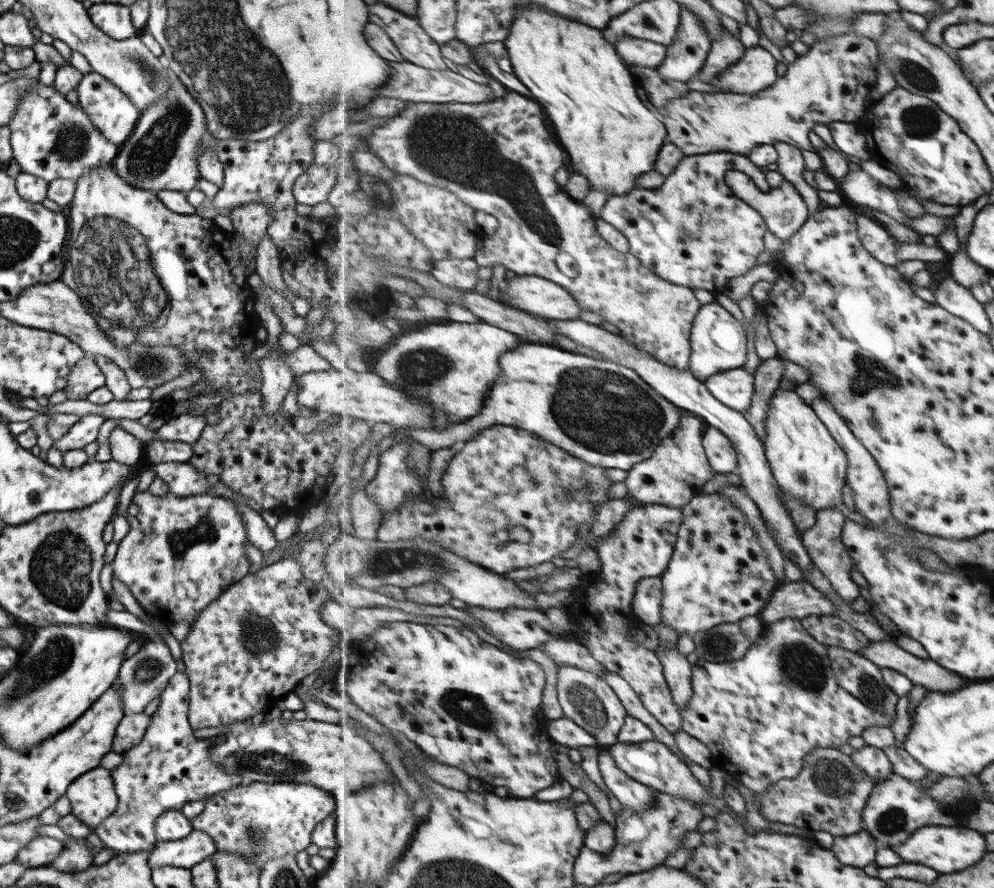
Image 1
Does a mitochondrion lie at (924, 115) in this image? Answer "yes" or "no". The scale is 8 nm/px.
yes

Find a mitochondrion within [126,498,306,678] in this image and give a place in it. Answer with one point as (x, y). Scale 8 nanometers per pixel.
(203, 532)

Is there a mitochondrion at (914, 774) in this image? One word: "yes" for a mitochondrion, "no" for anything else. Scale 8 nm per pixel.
no

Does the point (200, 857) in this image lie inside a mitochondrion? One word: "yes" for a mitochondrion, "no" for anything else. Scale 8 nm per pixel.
no

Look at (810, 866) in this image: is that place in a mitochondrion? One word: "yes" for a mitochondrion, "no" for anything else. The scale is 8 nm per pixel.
no

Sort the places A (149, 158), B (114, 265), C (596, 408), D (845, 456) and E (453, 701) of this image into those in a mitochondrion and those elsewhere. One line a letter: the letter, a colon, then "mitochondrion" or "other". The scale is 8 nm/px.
A: mitochondrion
B: mitochondrion
C: mitochondrion
D: other
E: mitochondrion

